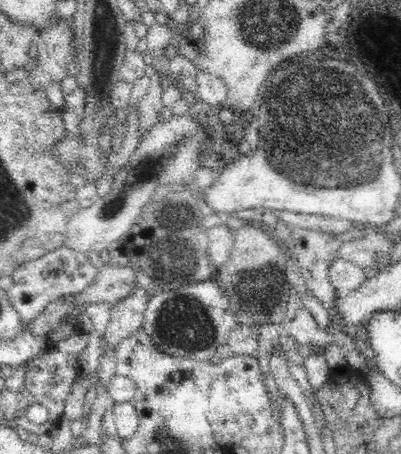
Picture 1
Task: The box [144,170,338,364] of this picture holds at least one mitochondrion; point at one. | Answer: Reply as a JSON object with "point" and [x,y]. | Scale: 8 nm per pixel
{"point":[185,323]}

